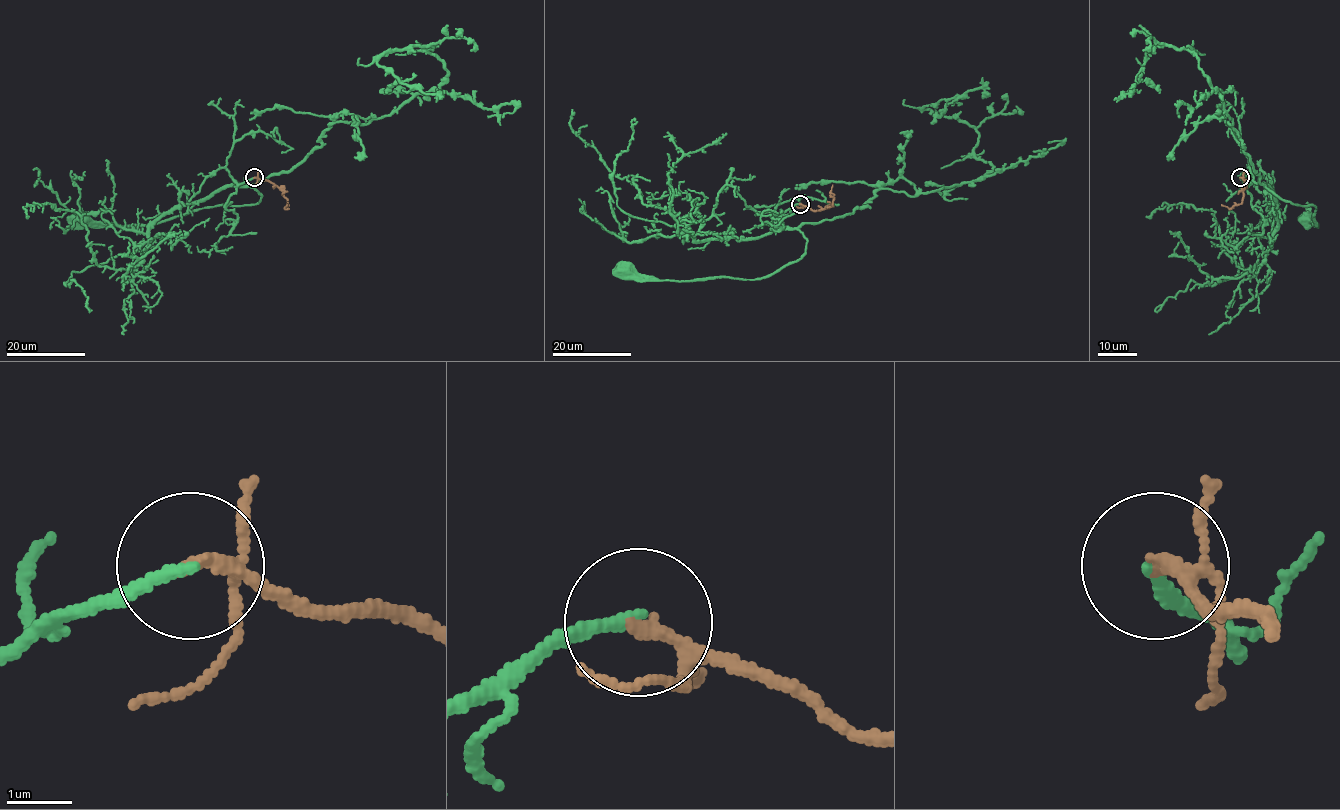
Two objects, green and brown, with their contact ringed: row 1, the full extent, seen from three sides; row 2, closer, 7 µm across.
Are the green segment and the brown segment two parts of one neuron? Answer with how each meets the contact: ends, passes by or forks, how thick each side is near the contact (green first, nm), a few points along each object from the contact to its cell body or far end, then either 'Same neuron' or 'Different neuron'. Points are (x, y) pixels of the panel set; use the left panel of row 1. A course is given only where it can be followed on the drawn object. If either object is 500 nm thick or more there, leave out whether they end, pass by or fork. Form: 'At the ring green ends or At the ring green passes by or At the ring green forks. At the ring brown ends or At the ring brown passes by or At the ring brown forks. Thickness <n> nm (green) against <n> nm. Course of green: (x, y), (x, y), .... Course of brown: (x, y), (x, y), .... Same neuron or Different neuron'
At the ring green ends. At the ring brown forks. Thickness 170 nm (green) against 130 nm. Course of green: (254, 178), (235, 182), (251, 185), (261, 195), (253, 204), (204, 207), (145, 225), (90, 226), (81, 217). Course of brown: (254, 178), (273, 182), (287, 199), (288, 205), (285, 208), (287, 204). Same neuron

